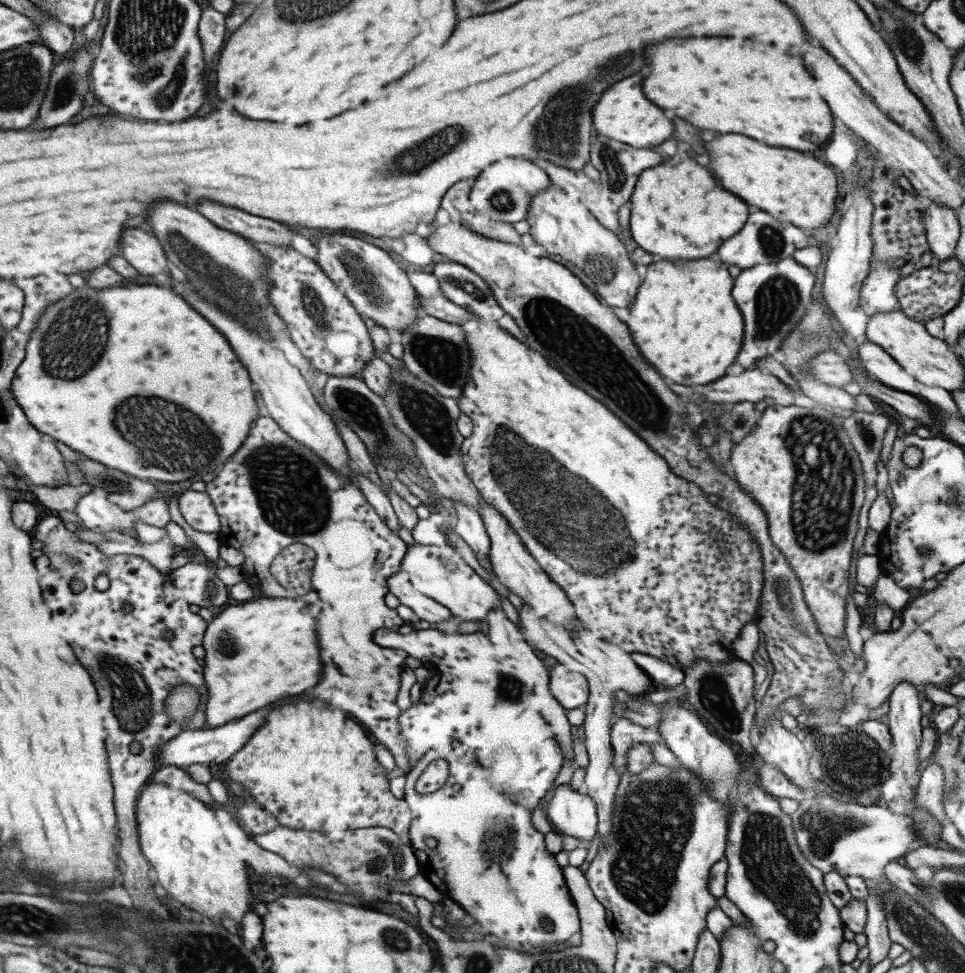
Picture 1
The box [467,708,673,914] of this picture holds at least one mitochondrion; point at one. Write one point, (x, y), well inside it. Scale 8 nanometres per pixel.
(500, 837)

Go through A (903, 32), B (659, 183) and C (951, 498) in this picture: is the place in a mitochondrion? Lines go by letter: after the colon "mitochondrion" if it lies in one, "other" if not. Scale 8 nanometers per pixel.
A: mitochondrion
B: other
C: mitochondrion

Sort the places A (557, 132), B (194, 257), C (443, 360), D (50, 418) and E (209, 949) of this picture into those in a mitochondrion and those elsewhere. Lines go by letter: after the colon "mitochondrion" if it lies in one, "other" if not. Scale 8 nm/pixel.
A: mitochondrion
B: mitochondrion
C: mitochondrion
D: other
E: mitochondrion

